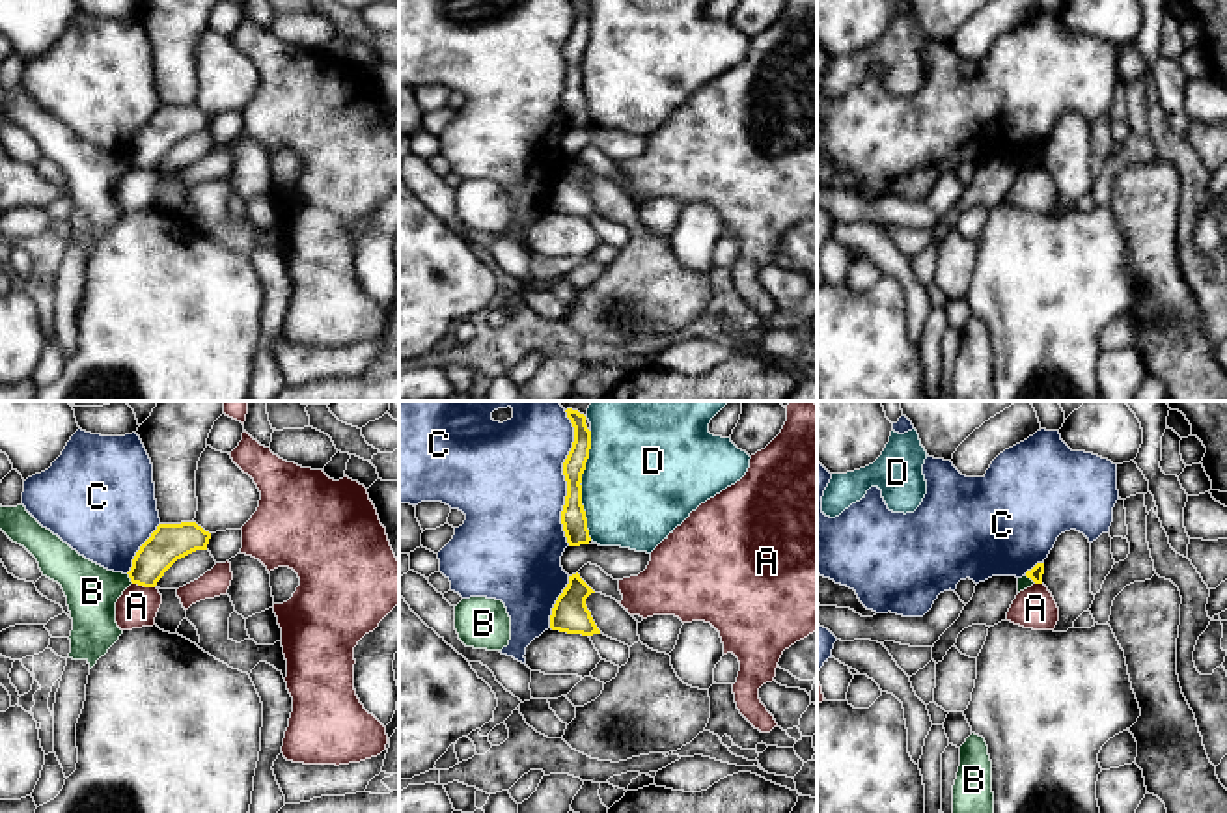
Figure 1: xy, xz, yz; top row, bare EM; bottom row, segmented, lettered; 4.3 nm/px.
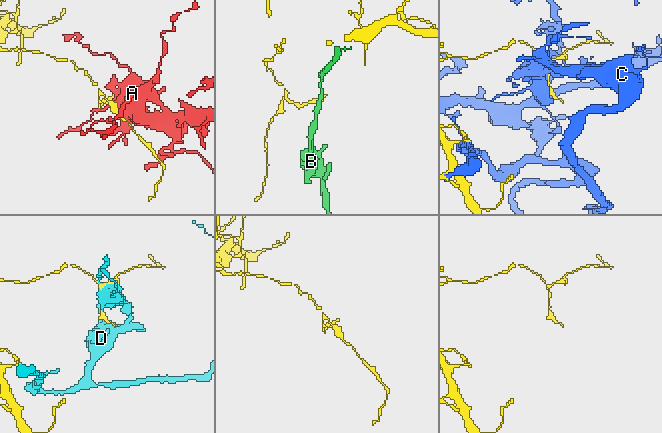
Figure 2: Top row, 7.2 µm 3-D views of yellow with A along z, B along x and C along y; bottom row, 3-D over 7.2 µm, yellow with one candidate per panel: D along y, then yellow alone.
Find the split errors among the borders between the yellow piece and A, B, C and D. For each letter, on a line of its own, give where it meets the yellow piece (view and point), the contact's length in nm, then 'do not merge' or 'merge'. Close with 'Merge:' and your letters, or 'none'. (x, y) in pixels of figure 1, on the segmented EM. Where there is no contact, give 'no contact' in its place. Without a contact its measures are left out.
A: meets yellow in xy at (144, 586); contact 100 nm long; do not merge
B: meets yellow in xy at (129, 577); contact 50 nm long; do not merge
C: meets yellow in xz at (565, 478); contact 600 nm long; do not merge
D: meets yellow in xz at (580, 485); contact 480 nm long; do not merge
Merge: none

